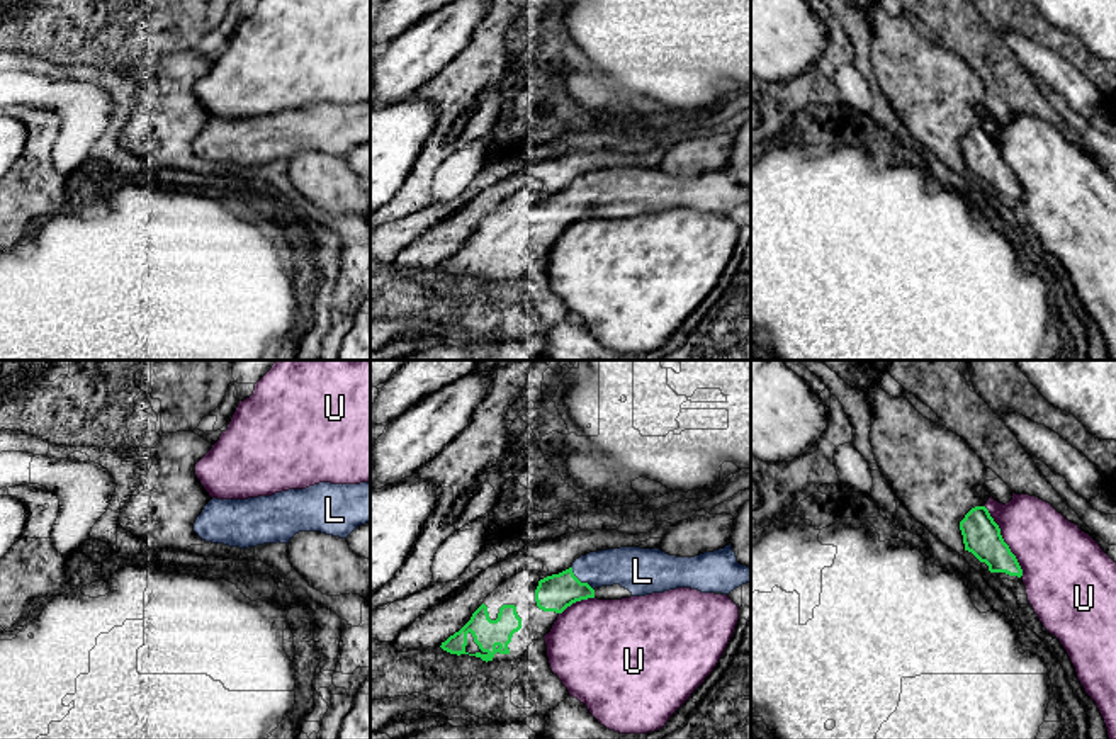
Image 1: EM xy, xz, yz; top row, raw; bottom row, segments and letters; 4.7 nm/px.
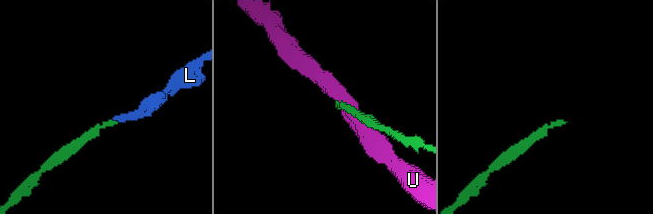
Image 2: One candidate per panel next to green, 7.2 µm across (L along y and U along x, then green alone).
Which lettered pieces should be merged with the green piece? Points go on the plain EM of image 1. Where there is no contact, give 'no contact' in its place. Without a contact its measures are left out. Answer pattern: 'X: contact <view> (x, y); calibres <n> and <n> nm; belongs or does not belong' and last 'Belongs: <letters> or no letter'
L: contact xz (578, 199); calibres 180 and 190 nm; belongs
U: contact yz (1003, 160); calibres 180 and 340 nm; does not belong
Belongs: L

